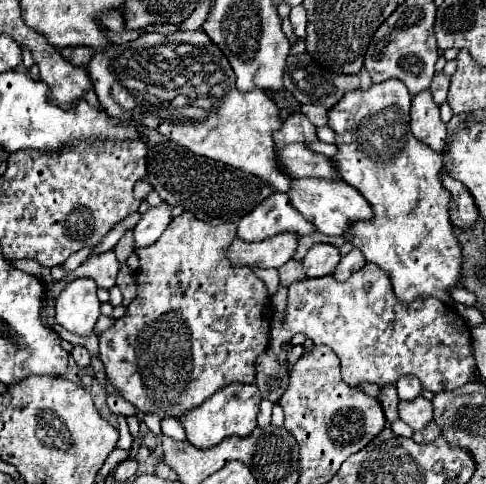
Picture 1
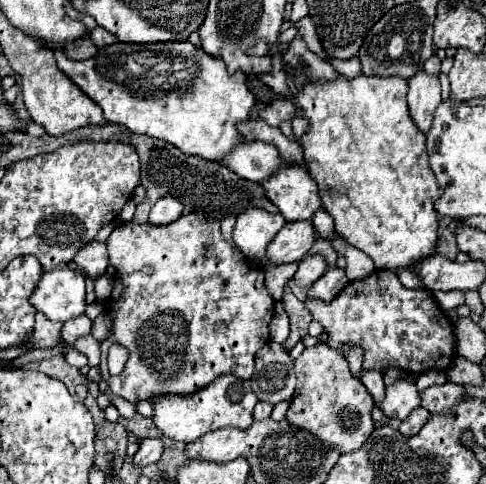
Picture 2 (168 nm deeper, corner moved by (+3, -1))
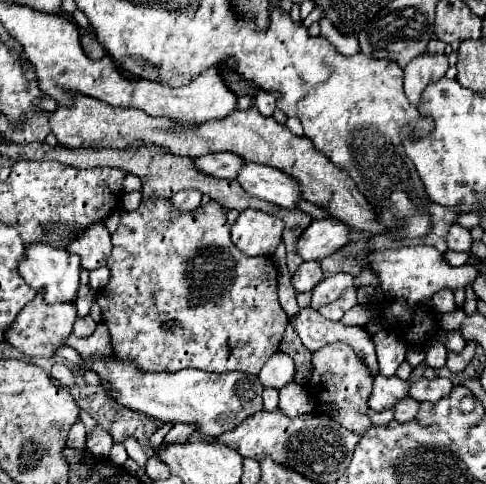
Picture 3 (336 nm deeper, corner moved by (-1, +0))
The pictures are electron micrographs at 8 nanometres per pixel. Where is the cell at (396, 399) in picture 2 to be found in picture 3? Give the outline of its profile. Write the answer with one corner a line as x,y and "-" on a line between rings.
423,361
421,365
413,367
411,377
409,379
399,379
399,377
383,377
377,375
375,377
375,385
373,385
373,393
369,397
369,407
375,411
385,411
385,409
395,409
397,399
403,399
409,395
409,387
423,377
423,371
427,369
427,363

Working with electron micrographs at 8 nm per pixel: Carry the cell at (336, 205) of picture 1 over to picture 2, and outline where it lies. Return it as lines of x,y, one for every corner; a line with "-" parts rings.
285,166
259,182
265,196
281,210
287,222
311,220
313,212
321,208
317,182
311,180
307,168

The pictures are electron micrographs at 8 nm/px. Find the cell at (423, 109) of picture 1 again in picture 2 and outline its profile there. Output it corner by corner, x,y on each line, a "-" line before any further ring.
425,70
417,72
409,80
409,92
407,92
409,112
417,128
427,134
433,122
433,112
437,104
441,102
441,86
437,74
427,74

